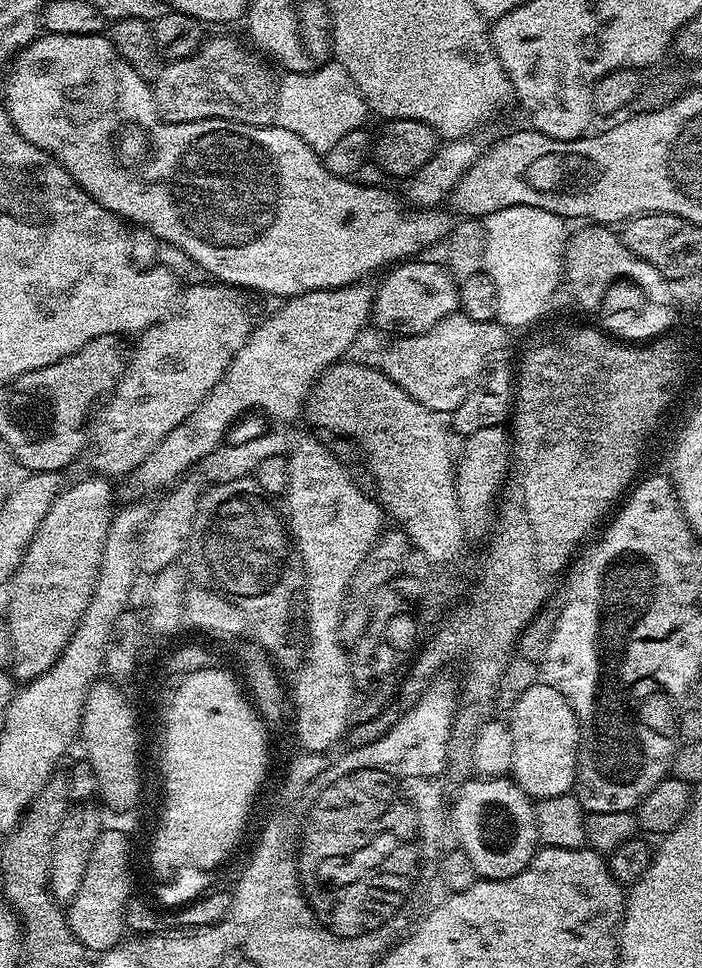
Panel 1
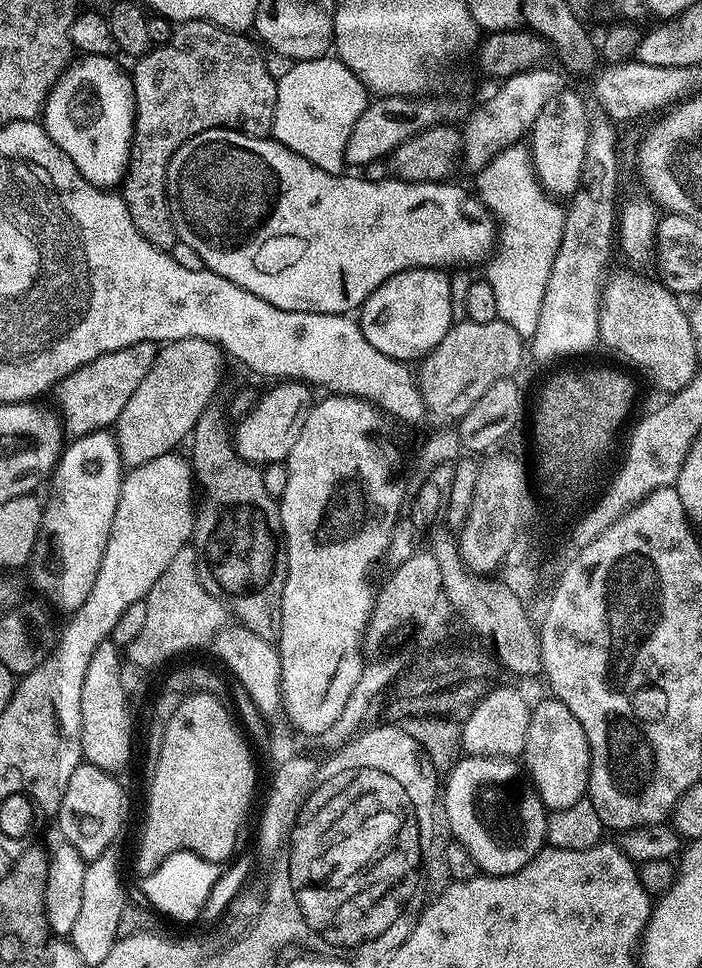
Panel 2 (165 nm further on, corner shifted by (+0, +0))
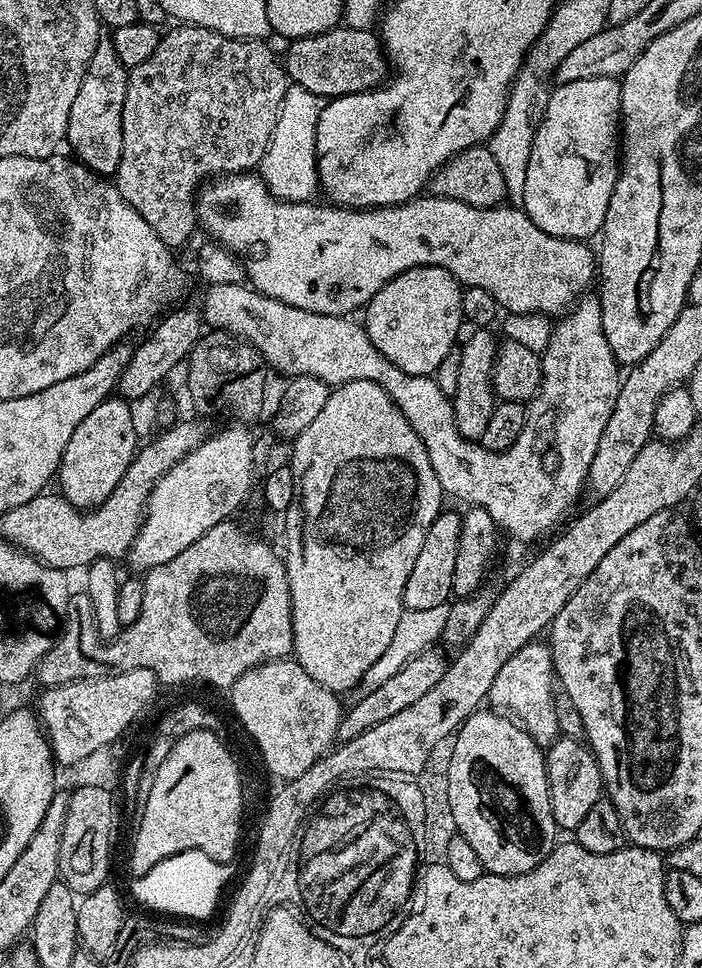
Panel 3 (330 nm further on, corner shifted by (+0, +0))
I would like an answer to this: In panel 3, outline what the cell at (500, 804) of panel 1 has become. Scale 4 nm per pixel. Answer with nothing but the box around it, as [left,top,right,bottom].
[446,710,558,876]

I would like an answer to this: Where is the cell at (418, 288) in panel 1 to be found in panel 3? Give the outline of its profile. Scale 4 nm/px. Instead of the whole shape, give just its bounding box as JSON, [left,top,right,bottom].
[362,266,465,376]

